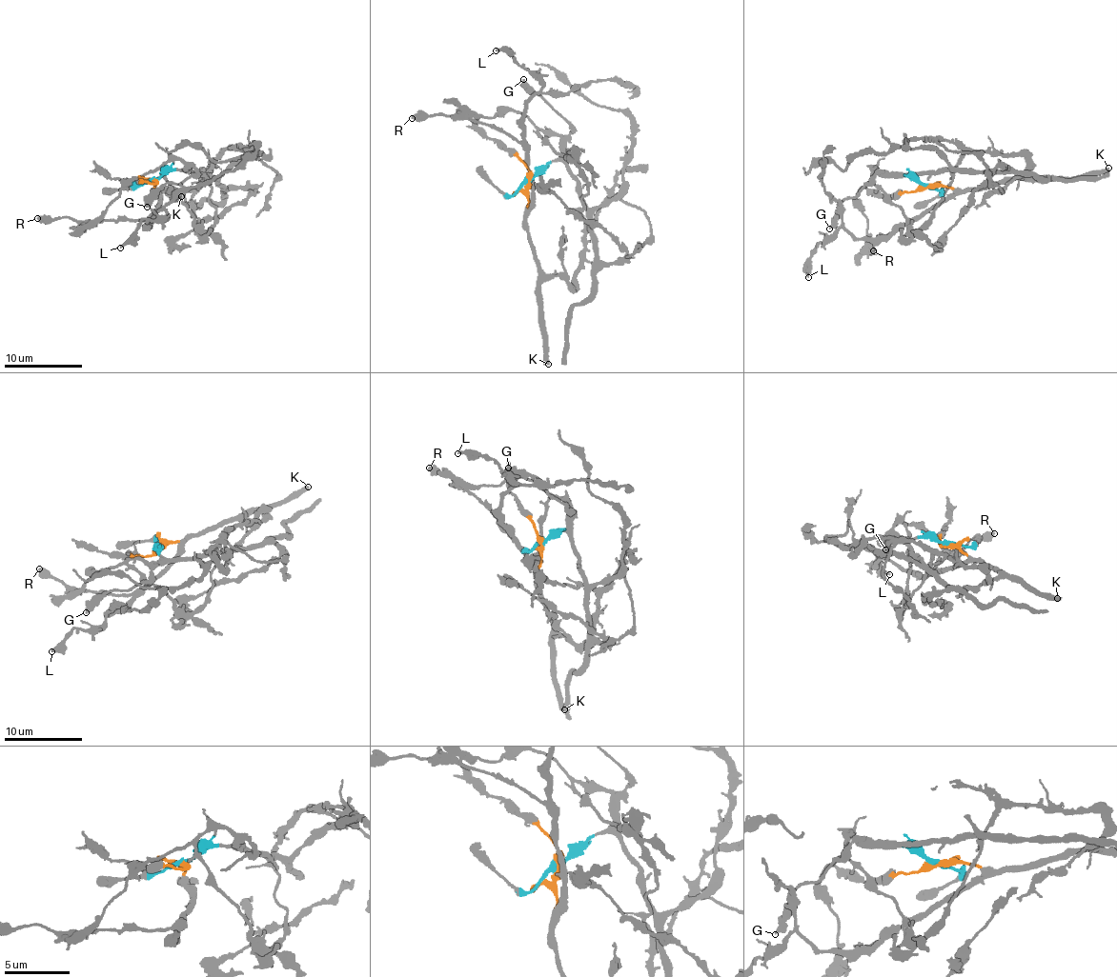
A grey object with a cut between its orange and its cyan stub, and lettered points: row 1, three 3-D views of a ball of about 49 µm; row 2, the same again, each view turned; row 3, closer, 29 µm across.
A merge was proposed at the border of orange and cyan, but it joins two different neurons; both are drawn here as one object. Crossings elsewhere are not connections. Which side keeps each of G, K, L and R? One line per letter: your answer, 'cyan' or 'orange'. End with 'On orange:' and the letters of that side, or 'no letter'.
G: cyan
K: orange
L: orange
R: orange
On orange: K, L, R

